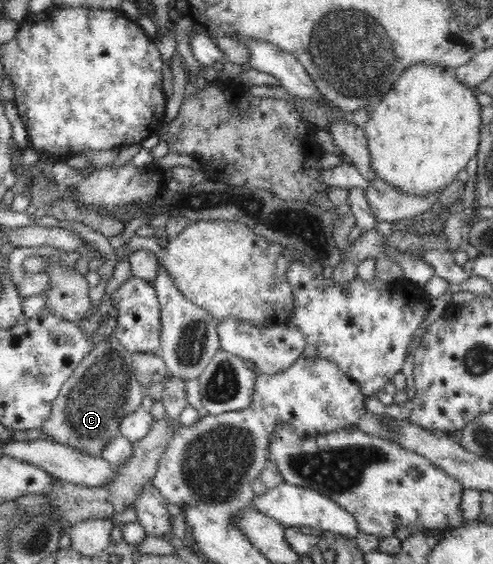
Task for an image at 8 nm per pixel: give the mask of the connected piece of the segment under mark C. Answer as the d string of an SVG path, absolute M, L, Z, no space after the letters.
M116 336L97 342L92 350L81 360L78 368L71 374L71 377L62 385L61 391L53 401L51 414L44 422L41 430L49 436L48 440L62 445L71 445L73 449L83 451L89 455L99 457L105 445L122 436L120 431L123 417L129 413L141 409L143 401L142 383L134 376L132 366L132 353L129 353Z

